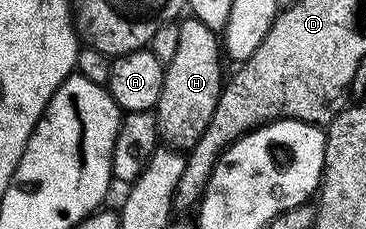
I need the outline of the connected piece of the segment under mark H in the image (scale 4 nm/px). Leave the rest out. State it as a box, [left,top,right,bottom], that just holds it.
[156,16,224,152]

